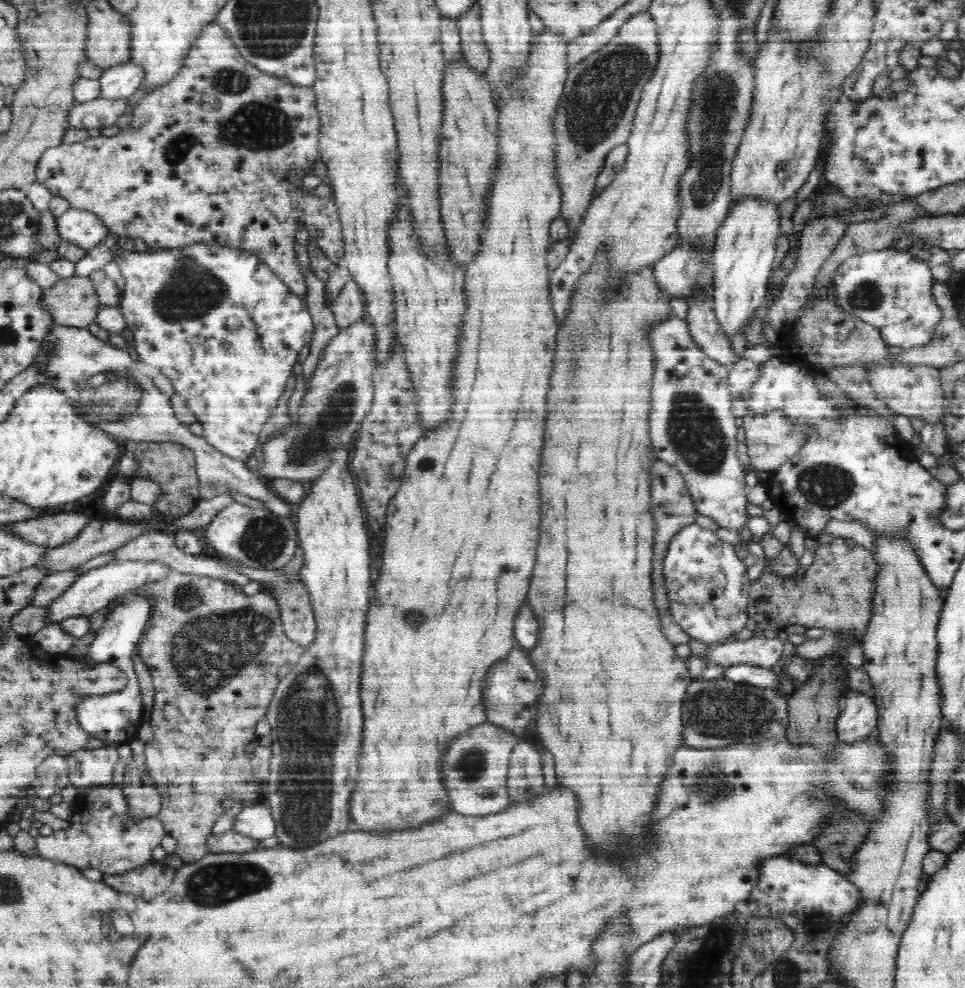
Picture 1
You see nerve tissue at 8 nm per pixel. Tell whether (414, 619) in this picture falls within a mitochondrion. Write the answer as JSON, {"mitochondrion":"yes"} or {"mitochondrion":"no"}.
{"mitochondrion":"yes"}

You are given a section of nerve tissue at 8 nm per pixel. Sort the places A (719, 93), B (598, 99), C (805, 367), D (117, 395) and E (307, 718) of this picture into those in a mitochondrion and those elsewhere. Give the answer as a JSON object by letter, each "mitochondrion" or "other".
{"A":"mitochondrion","B":"mitochondrion","C":"other","D":"mitochondrion","E":"mitochondrion"}

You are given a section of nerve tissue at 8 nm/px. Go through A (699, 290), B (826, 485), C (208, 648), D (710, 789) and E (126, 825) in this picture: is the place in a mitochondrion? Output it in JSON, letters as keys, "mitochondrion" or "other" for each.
{"A":"other","B":"mitochondrion","C":"mitochondrion","D":"mitochondrion","E":"other"}

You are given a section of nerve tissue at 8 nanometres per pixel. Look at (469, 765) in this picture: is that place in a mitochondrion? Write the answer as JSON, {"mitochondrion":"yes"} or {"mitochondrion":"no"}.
{"mitochondrion":"yes"}

